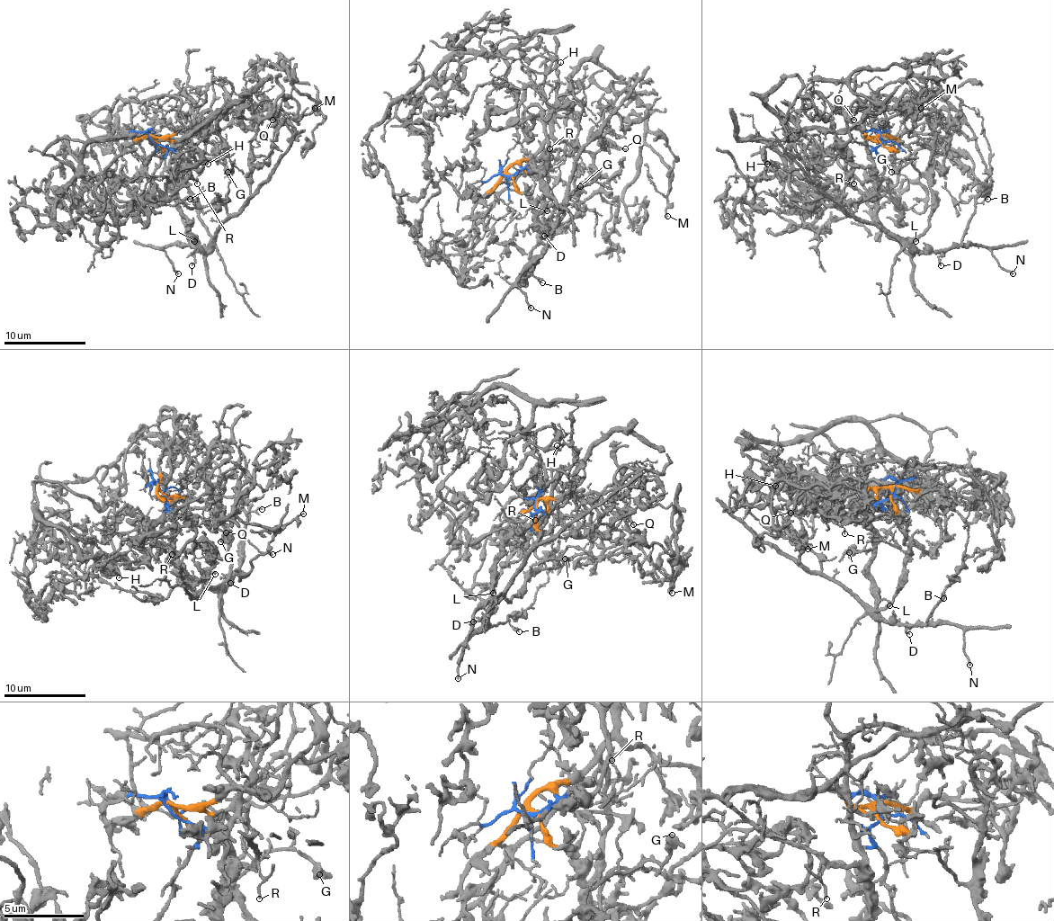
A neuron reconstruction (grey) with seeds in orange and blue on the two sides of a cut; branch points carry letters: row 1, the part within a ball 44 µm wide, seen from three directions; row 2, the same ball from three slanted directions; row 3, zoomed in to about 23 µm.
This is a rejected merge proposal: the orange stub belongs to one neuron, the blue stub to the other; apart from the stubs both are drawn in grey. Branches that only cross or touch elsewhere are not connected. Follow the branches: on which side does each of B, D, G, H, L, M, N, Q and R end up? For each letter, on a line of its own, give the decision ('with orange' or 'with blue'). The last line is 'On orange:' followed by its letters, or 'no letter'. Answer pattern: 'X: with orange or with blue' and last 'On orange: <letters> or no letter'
B: with blue
D: with blue
G: with blue
H: with orange
L: with blue
M: with orange
N: with blue
Q: with orange
R: with blue
On orange: H, M, Q

